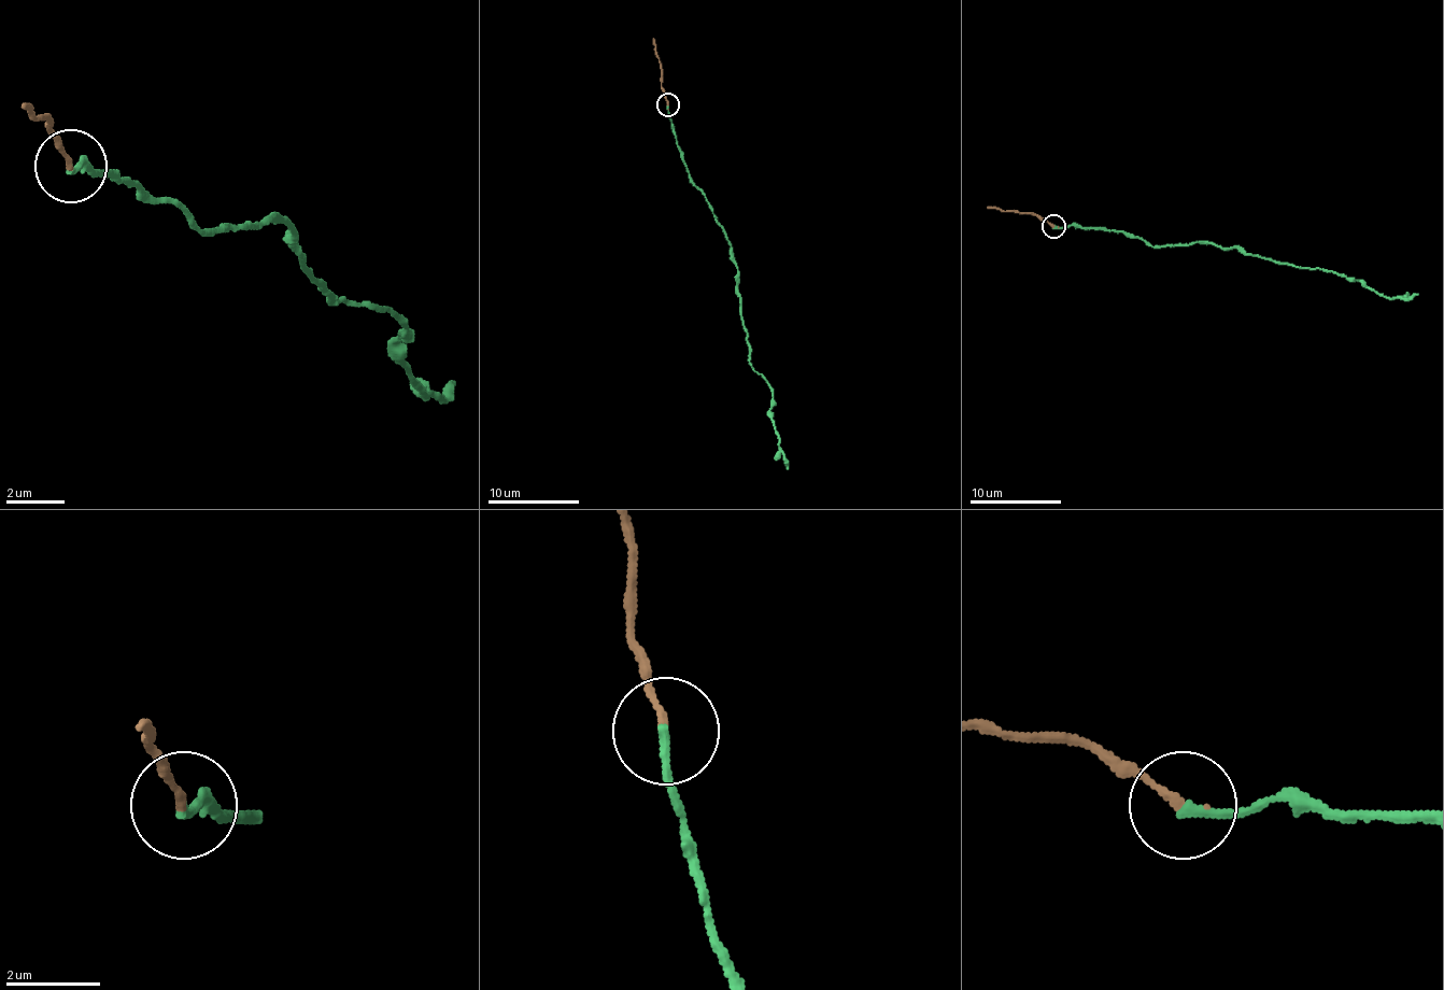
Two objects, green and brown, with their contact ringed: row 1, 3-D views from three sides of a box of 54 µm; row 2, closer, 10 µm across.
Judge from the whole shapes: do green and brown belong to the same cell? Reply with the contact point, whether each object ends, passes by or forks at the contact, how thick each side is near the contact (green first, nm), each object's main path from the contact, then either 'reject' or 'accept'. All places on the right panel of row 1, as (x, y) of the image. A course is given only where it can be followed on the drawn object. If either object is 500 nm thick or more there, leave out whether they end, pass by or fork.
(1053, 226) | green ends | brown ends | 190/150 nm | green via (1055, 226), (1127, 232), (1152, 246), (1209, 241), (1362, 280), (1385, 296), (1417, 294) | brown via (1055, 226), (1033, 214), (988, 208) | accept

